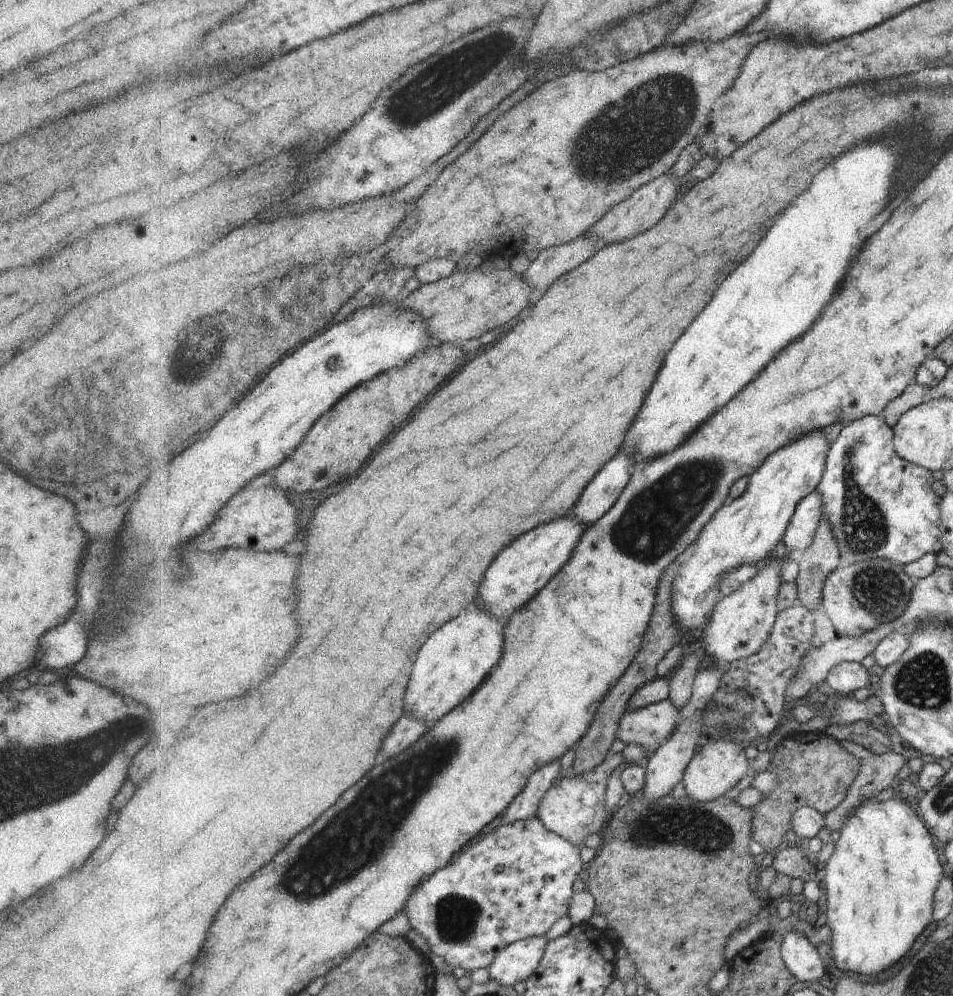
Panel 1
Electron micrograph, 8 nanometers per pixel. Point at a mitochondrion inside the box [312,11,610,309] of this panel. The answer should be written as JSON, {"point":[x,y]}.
{"point":[428,95]}

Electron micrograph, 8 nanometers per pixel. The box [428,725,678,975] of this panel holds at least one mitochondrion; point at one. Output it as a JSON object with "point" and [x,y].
{"point":[457,917]}

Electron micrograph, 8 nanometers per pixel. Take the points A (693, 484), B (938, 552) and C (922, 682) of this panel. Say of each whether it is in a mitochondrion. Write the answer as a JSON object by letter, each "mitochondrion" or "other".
{"A":"mitochondrion","B":"other","C":"mitochondrion"}

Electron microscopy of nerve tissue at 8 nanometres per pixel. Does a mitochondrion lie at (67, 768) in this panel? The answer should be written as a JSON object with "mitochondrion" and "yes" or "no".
{"mitochondrion":"yes"}

